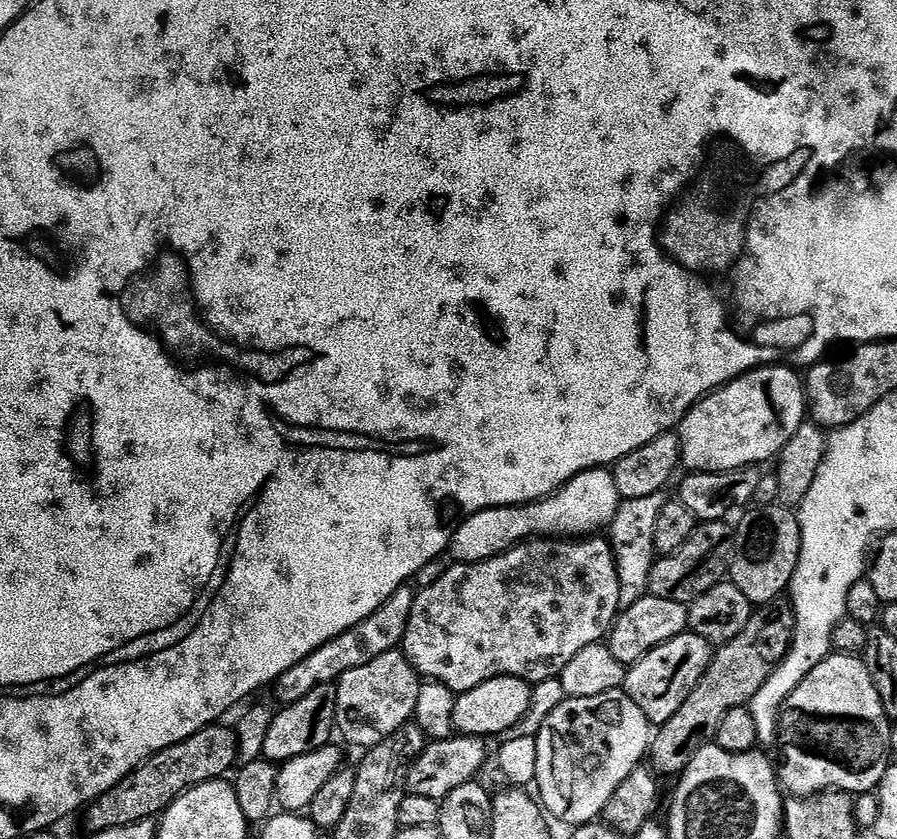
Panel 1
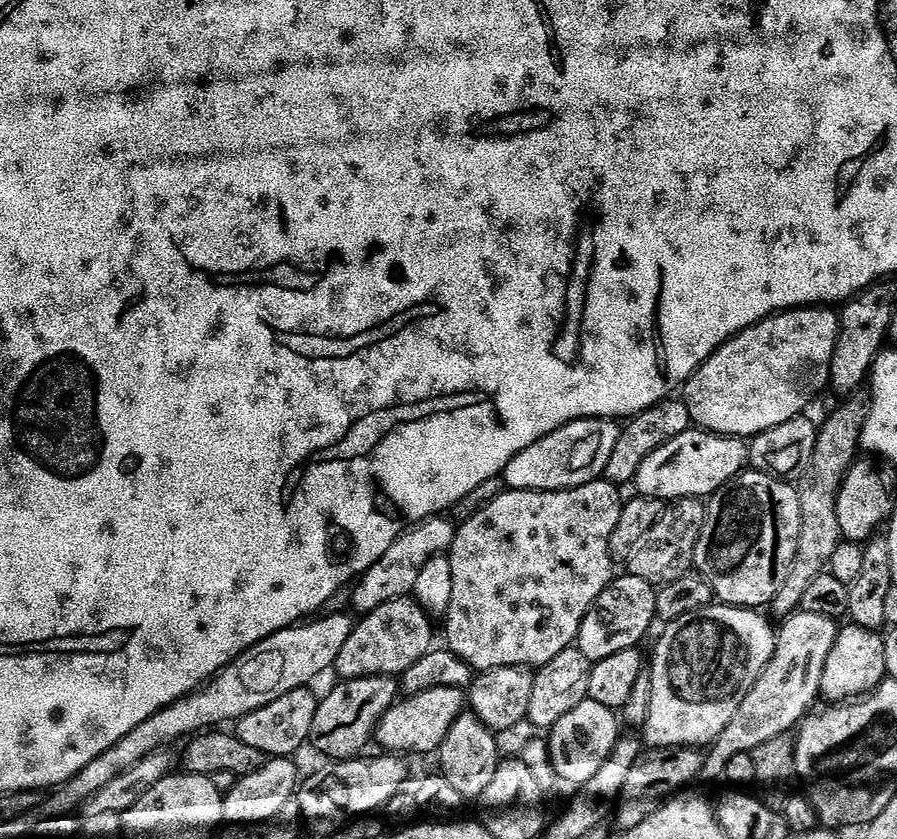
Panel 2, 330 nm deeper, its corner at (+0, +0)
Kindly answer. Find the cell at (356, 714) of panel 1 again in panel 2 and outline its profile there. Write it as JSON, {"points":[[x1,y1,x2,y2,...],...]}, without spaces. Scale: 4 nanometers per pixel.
{"points":[[407,595,388,599,372,612,363,613,359,619,355,621,352,633,346,638,346,646,342,646,334,665,341,677,403,674,433,647,433,623,427,612]]}

